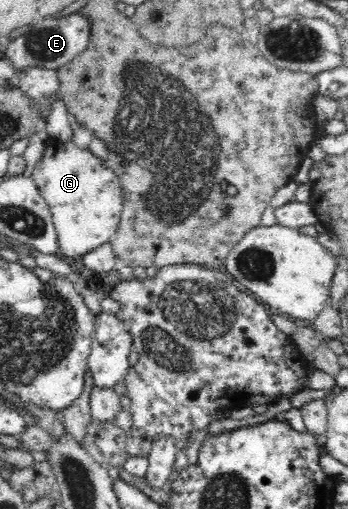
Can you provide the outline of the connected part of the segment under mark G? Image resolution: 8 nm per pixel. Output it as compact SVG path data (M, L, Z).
M46 139L46 149L34 167L31 178L38 186L40 195L49 205L55 230L58 231L60 253L68 257L80 258L82 254L110 241L120 225L122 209L122 187L120 179L104 165L104 159L92 155L89 149L76 147L73 141Z

